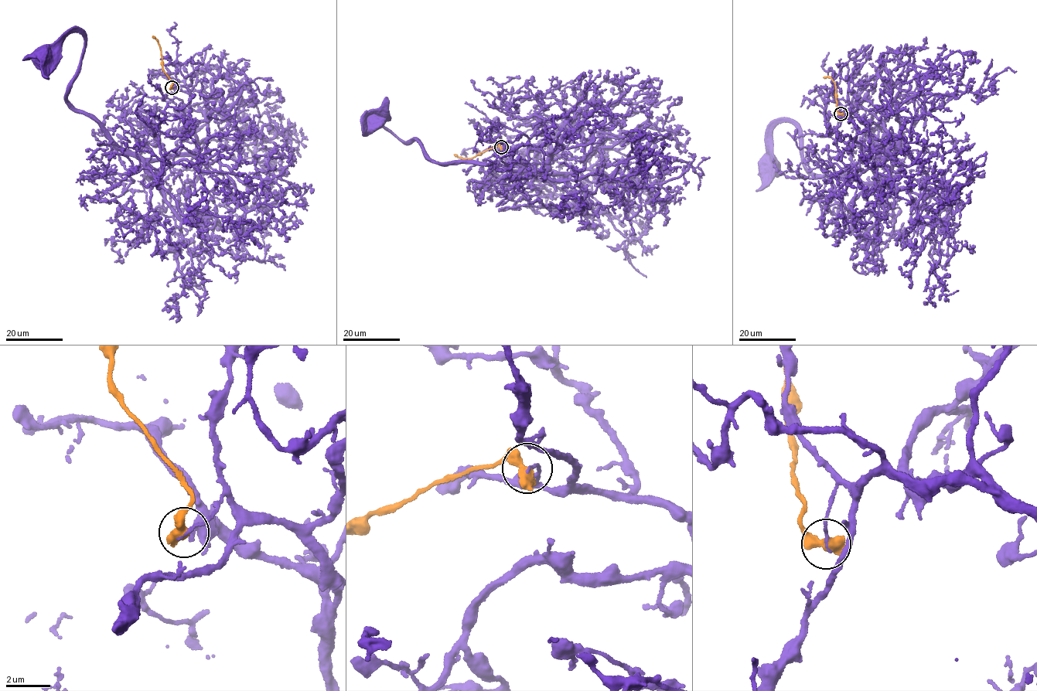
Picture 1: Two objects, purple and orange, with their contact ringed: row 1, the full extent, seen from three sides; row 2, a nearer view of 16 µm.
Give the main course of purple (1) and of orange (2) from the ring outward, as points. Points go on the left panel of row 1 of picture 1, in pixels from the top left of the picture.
1: (172, 87), (191, 95), (196, 148), (144, 158), (69, 107), (80, 32), (43, 56)
2: (172, 87), (173, 82), (162, 67), (158, 41), (152, 36)

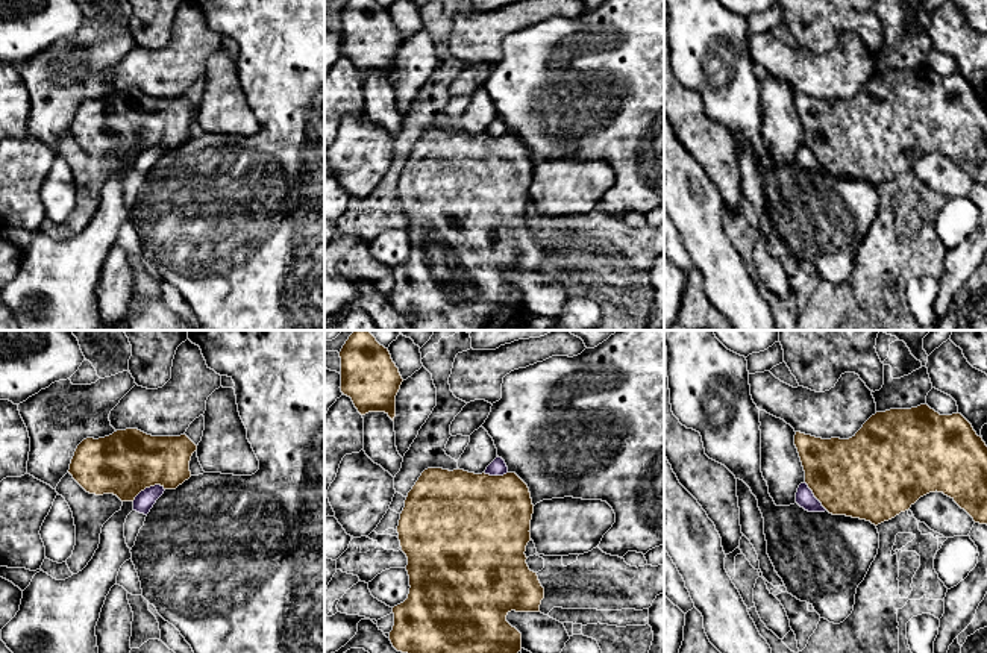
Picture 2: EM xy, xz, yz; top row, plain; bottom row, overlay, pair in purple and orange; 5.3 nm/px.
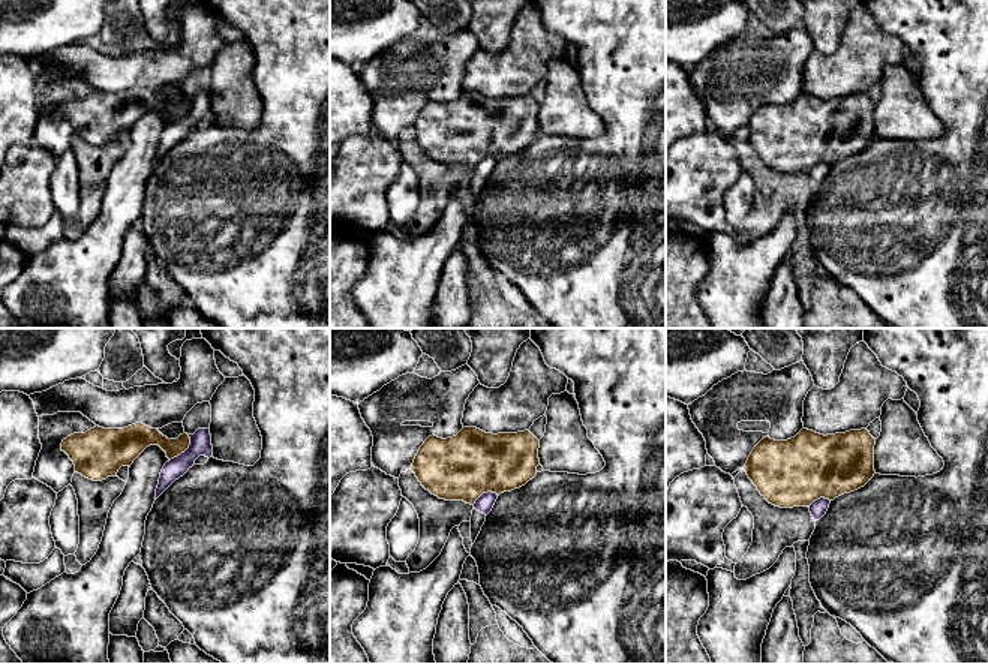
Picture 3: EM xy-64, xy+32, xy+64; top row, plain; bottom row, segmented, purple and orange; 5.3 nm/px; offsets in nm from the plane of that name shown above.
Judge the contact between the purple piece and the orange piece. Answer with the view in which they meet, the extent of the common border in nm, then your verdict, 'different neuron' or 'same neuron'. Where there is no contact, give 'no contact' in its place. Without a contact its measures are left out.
meets purple in xy; contact 190 nm long; different neuron

